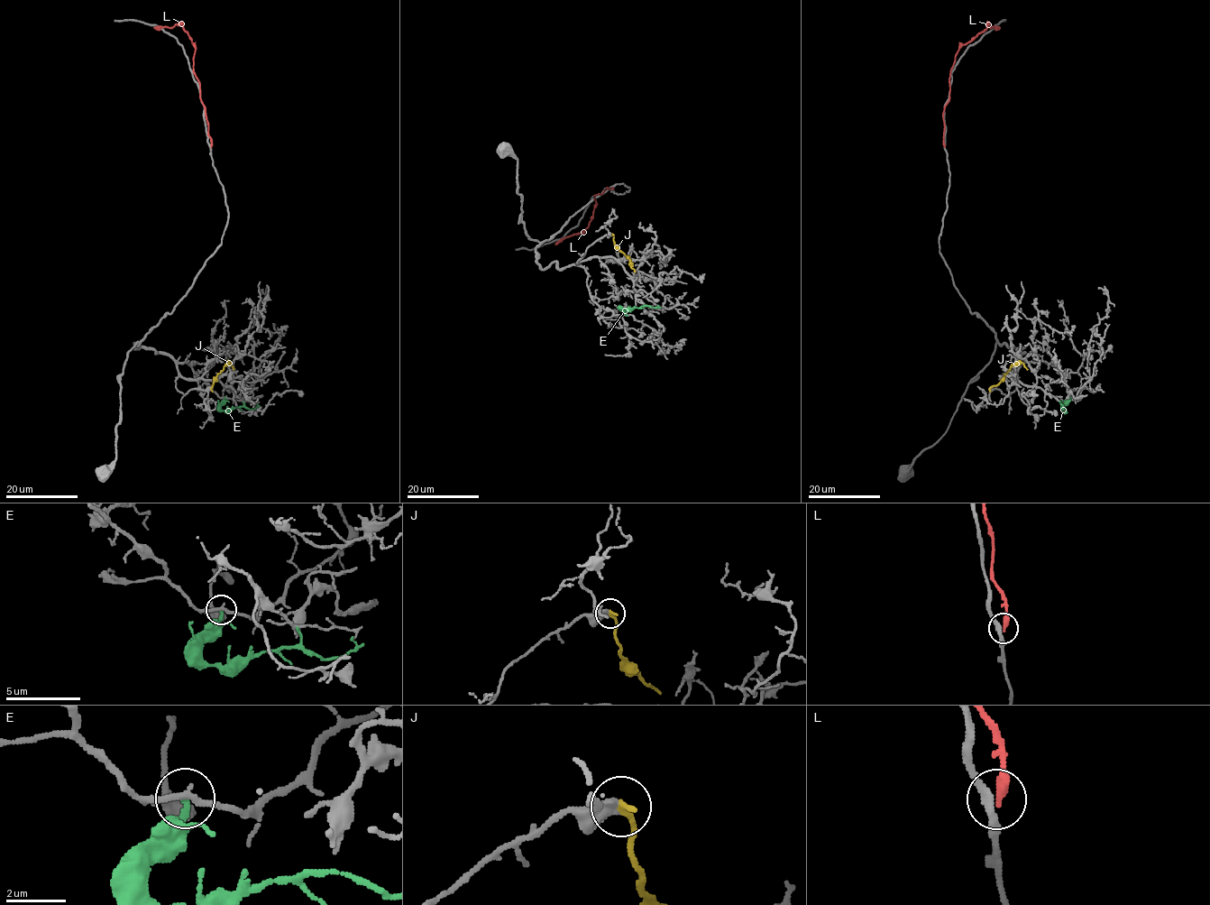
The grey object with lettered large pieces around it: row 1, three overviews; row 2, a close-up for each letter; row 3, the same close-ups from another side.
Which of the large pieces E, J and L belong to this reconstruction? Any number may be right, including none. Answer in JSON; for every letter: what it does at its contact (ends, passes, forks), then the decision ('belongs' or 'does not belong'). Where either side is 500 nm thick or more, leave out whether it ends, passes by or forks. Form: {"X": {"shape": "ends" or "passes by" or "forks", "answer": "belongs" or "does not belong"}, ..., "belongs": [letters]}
{"E": {"shape": "ends", "answer": "does not belong"}, "J": {"shape": "ends", "answer": "does not belong"}, "L": {"shape": "ends", "answer": "does not belong"}, "belongs": []}

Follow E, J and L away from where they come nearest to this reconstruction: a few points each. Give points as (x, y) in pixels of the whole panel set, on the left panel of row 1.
E: (224, 398), (220, 407), (222, 410), (241, 407), (253, 410), (256, 404)
J: (210, 389), (214, 379), (228, 363), (233, 370)
L: (210, 146), (205, 107), (200, 100), (199, 80), (194, 71), (196, 50), (192, 39), (182, 24), (154, 28)

